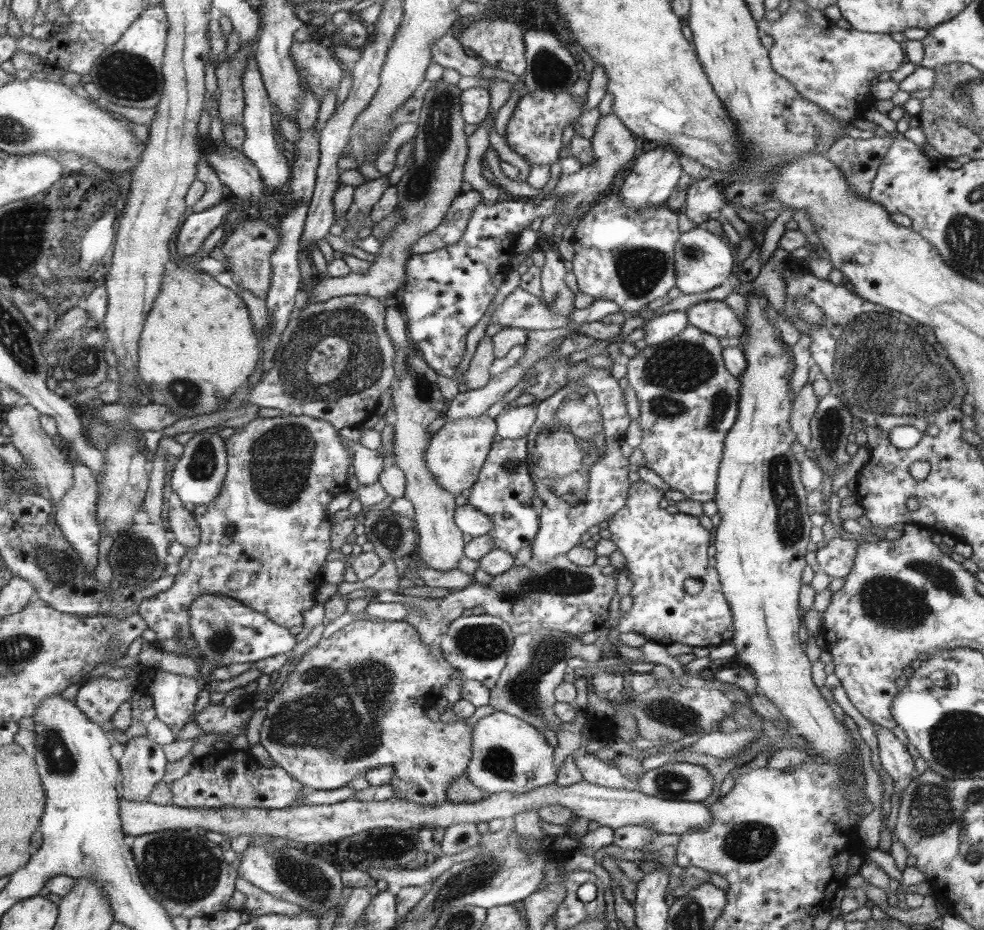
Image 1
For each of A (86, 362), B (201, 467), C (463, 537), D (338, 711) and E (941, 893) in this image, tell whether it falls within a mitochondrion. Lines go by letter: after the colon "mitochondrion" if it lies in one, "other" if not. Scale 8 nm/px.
A: mitochondrion
B: mitochondrion
C: other
D: mitochondrion
E: other

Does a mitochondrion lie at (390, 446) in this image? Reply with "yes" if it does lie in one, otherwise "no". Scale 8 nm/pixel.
no

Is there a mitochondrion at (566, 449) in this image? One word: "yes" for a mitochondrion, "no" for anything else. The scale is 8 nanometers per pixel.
yes

